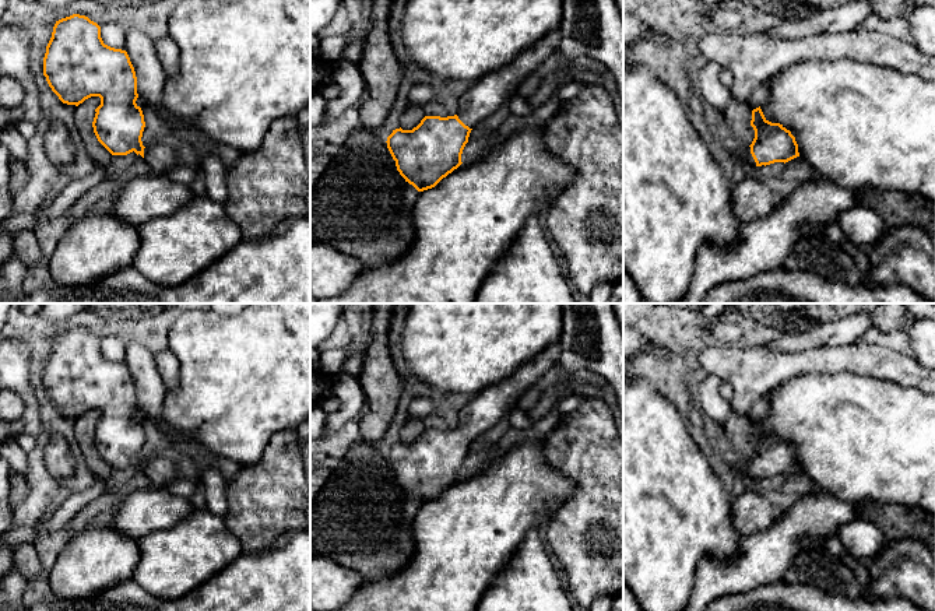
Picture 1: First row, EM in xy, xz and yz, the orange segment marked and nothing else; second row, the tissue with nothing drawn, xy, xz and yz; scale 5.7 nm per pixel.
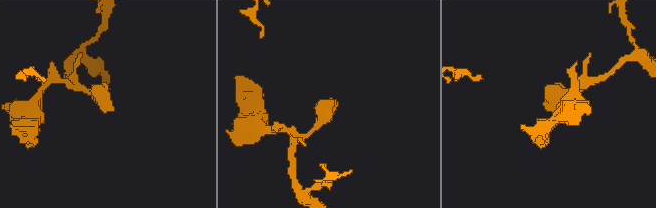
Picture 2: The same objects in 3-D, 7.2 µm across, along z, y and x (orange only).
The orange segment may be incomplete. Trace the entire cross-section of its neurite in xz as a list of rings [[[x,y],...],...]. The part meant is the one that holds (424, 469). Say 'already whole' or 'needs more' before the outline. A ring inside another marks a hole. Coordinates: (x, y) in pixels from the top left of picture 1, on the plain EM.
needs more; [[[556,341],[509,378],[485,387],[454,414],[457,428],[425,429],[412,443],[393,443],[386,456],[405,495],[423,505],[457,482],[471,443],[517,408],[526,391],[559,364],[559,357]]]

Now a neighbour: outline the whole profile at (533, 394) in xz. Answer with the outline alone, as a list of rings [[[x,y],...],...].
[[[537,386],[530,387],[526,394],[520,398],[519,407],[523,407],[524,411],[531,410],[542,397],[544,390]]]

